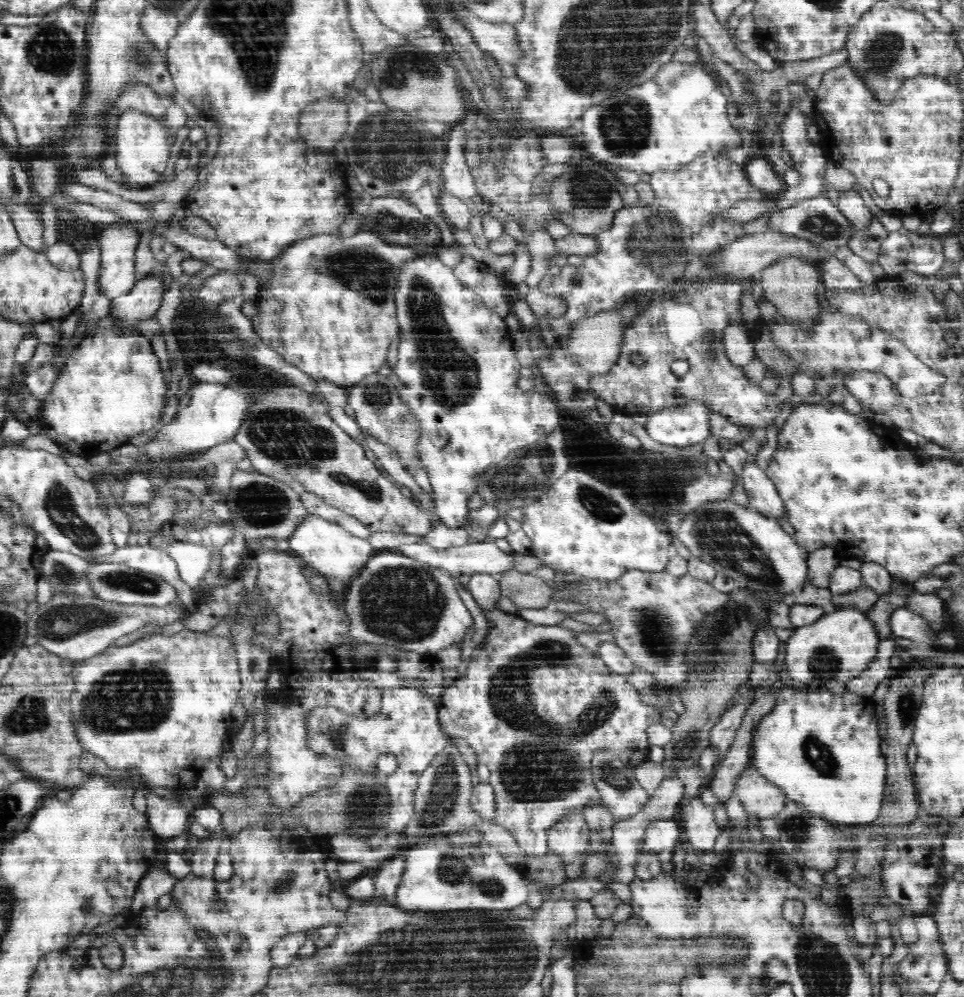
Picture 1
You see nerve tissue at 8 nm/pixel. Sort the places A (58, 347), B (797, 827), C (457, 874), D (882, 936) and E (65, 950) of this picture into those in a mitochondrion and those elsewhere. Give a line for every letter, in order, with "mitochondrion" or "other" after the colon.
A: other
B: mitochondrion
C: mitochondrion
D: other
E: other

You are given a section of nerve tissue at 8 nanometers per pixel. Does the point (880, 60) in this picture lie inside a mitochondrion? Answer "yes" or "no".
yes

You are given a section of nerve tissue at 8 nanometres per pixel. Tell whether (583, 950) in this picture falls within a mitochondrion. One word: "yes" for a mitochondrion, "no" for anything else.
no

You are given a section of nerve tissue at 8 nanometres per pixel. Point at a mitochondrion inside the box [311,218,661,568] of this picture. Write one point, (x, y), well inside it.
(424, 309)

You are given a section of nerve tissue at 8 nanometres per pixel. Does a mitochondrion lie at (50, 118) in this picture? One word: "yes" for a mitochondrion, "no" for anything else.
no

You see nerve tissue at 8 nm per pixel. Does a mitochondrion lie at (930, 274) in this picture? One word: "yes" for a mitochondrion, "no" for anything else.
no

